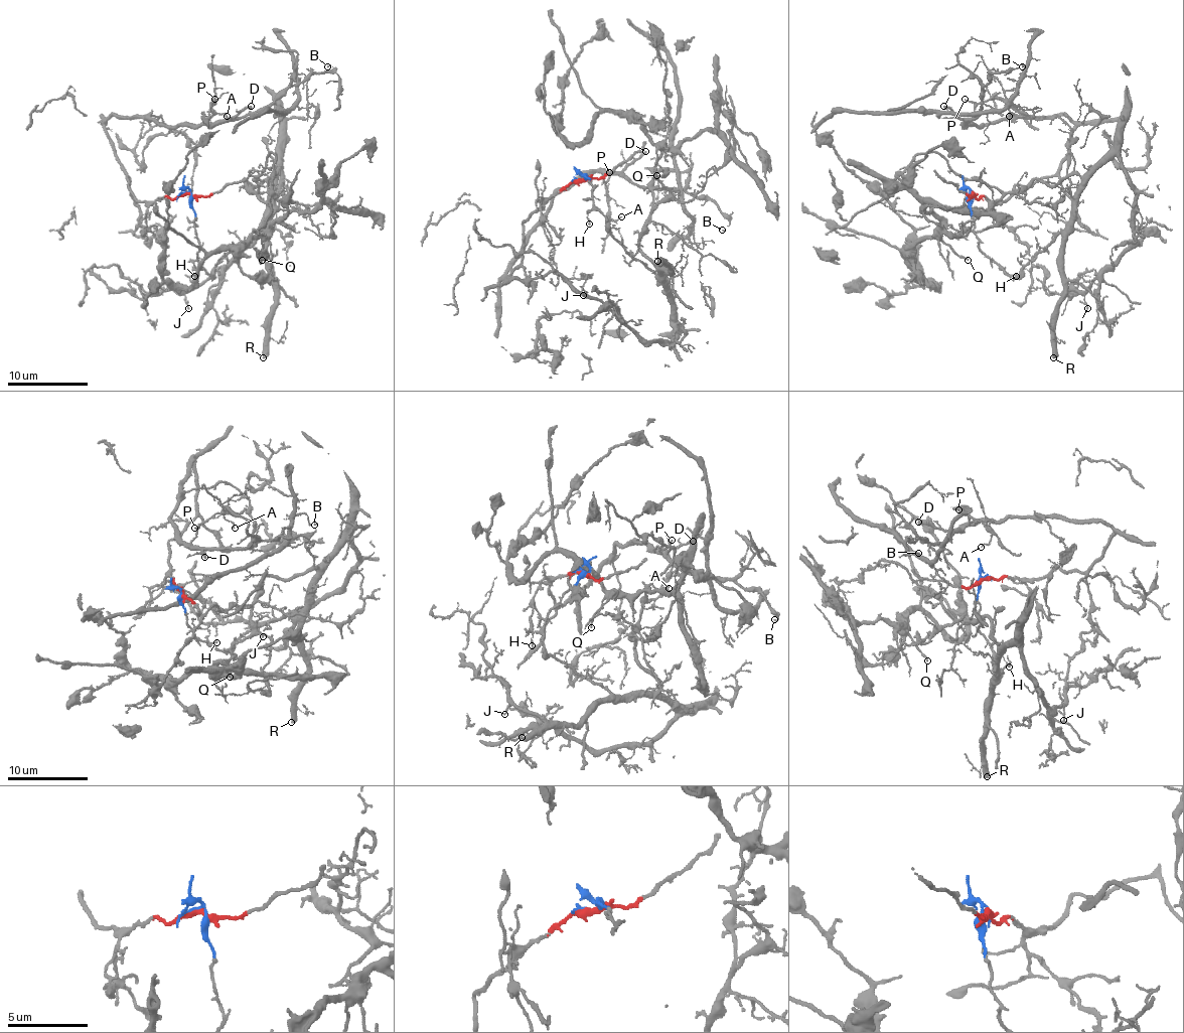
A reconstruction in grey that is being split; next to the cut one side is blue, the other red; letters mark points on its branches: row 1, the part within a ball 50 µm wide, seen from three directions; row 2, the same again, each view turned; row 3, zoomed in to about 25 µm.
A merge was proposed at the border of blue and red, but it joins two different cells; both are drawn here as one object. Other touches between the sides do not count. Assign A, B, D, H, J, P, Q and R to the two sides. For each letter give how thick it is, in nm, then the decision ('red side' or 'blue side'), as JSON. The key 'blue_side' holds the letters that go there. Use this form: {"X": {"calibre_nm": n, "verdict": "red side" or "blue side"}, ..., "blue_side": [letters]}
{"A": {"calibre_nm": 120, "verdict": "red side"}, "B": {"calibre_nm": 100, "verdict": "red side"}, "D": {"calibre_nm": 220, "verdict": "red side"}, "H": {"calibre_nm": 130, "verdict": "blue side"}, "J": {"calibre_nm": 110, "verdict": "blue side"}, "P": {"calibre_nm": 140, "verdict": "red side"}, "Q": {"calibre_nm": 150, "verdict": "blue side"}, "R": {"calibre_nm": 440, "verdict": "blue side"}, "blue_side": ["H", "J", "Q", "R"]}

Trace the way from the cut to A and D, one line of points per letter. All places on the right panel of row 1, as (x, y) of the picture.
A: (973, 191), (1003, 201), (1067, 153), (1063, 115), (965, 123), (979, 103), (1001, 99), (1009, 115)
D: (973, 191), (1003, 201), (1017, 185), (1053, 175), (1073, 123), (1045, 115), (967, 125), (944, 105)

